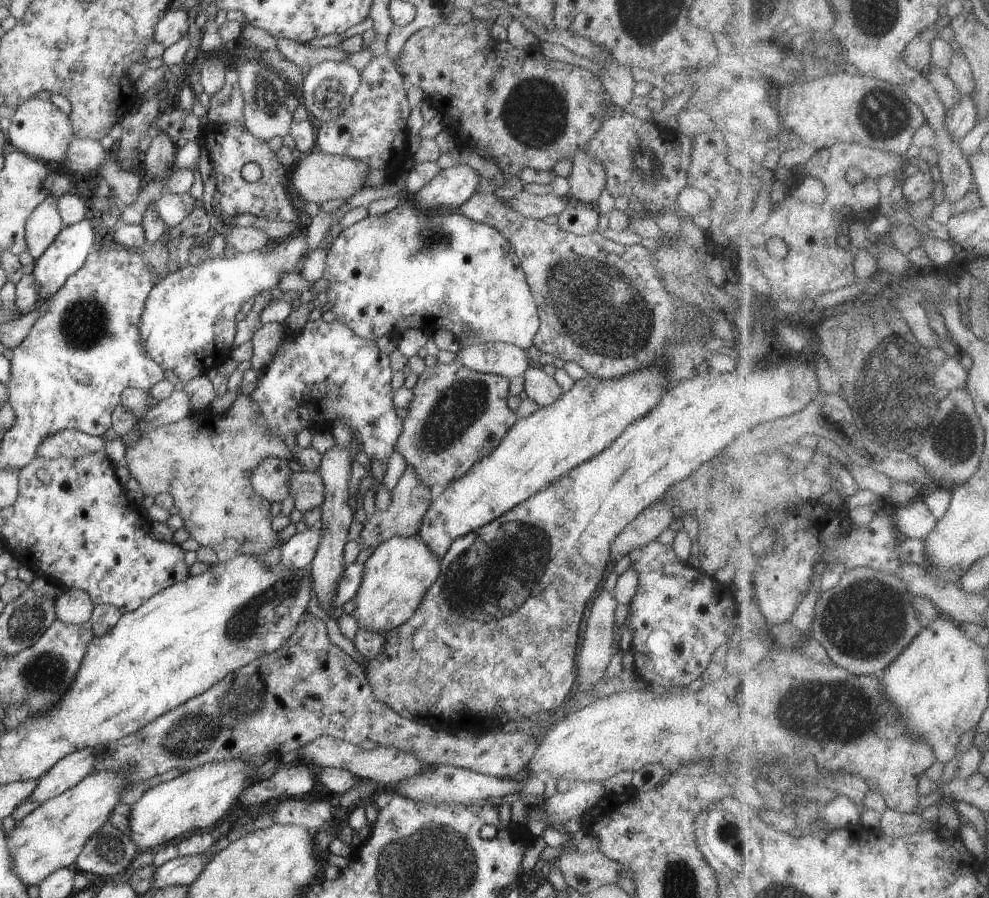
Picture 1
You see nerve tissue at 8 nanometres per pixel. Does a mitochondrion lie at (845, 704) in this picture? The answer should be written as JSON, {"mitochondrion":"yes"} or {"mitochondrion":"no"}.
{"mitochondrion":"yes"}

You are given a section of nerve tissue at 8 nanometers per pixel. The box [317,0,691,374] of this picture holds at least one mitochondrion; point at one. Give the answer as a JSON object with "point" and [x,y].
{"point":[611,317]}

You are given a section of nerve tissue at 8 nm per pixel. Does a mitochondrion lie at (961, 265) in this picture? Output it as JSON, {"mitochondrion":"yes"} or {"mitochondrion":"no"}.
{"mitochondrion":"no"}

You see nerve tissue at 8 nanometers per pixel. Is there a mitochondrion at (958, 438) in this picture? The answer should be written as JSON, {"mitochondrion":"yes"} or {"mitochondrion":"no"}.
{"mitochondrion":"yes"}

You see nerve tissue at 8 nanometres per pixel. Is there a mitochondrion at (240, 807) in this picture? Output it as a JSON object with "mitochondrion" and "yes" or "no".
{"mitochondrion":"no"}

